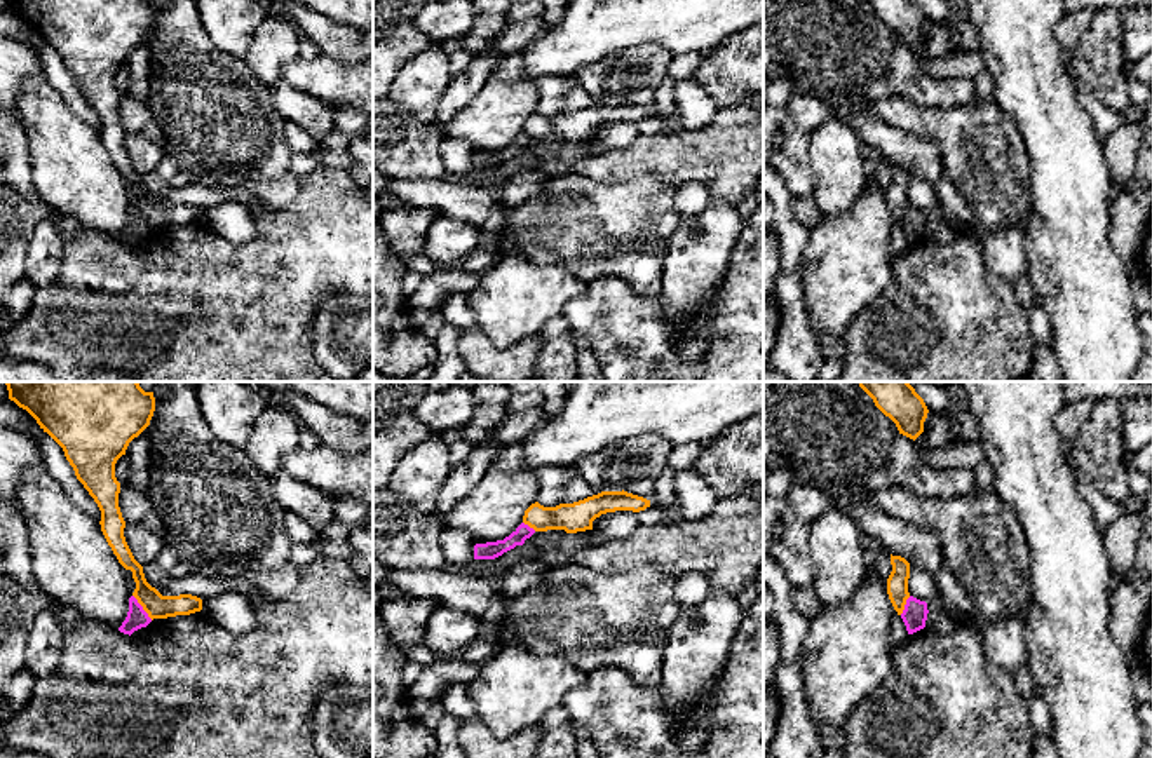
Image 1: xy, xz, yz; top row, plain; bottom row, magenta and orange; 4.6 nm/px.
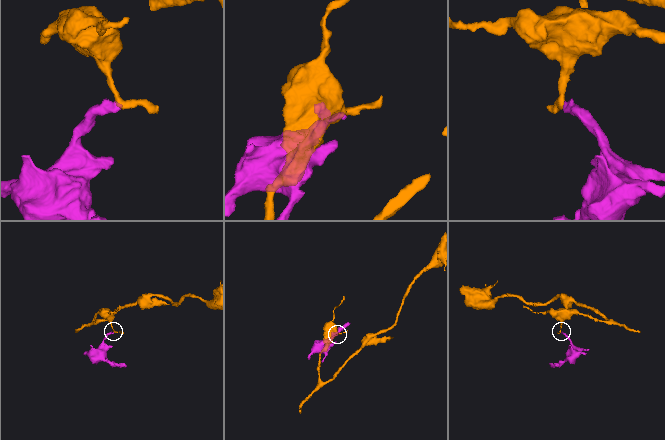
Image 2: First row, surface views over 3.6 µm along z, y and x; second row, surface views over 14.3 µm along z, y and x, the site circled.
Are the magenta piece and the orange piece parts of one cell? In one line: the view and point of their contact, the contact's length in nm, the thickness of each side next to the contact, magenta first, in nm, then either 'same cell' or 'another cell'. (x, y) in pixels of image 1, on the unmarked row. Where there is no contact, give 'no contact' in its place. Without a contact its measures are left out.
meets magenta in xy at (142, 216); contact 150 nm long; 100 nm thick on the magenta side, 110 nm on the other; another cell

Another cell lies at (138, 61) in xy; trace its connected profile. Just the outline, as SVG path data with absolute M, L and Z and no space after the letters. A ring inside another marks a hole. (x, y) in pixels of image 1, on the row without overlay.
M148 37L134 47L127 59L125 68L129 71L127 92L131 98L146 101L150 92L150 45Z

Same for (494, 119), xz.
M519 54L505 56L490 73L478 96L439 127L443 138L465 143L474 153L497 152L509 146L523 132L525 120L537 112L539 89L523 71Z

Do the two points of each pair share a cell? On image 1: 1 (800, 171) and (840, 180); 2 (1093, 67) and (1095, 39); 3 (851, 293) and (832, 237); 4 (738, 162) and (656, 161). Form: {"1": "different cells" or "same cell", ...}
{"1": "different cells", "2": "same cell", "3": "same cell", "4": "same cell"}

